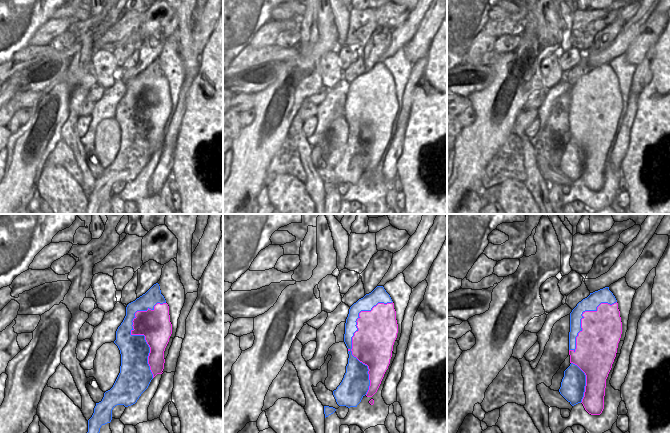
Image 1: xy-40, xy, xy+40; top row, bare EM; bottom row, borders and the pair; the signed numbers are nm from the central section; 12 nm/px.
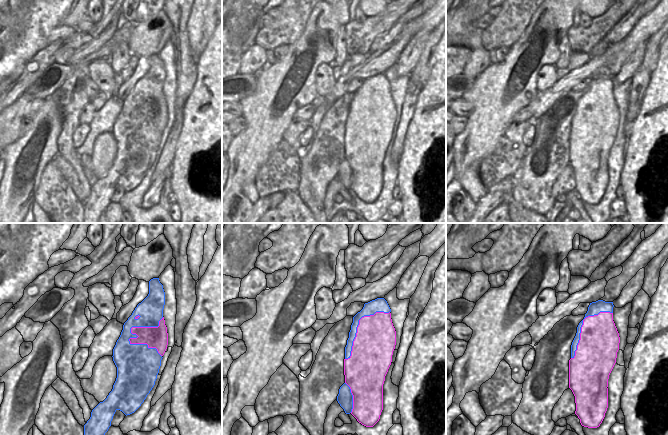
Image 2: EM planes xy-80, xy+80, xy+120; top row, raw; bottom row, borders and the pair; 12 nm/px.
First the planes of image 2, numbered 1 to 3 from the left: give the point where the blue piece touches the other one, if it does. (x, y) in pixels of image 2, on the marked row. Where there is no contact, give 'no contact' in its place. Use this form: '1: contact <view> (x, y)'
1: contact xy-80 (137, 327)
2: contact xy+80 (358, 325)
3: contact xy+120 (582, 325)

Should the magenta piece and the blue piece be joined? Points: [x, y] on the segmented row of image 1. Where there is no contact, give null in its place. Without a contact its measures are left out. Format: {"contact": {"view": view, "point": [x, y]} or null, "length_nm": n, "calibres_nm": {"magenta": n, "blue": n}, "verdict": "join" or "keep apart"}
{"contact": {"view": "xy", "point": [352, 339]}, "length_nm": 1150, "calibres_nm": {"magenta": 500, "blue": 140}, "verdict": "keep apart"}

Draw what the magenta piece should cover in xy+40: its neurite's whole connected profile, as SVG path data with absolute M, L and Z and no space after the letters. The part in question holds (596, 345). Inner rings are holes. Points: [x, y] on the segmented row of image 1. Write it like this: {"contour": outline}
{"contour": "M601 303L596 311L582 314L582 330L576 337L576 349L569 350L570 363L577 365L586 375L586 386L582 404L591 415L600 415L604 409L606 379L616 357L618 343L622 334L622 322L618 303Z"}

